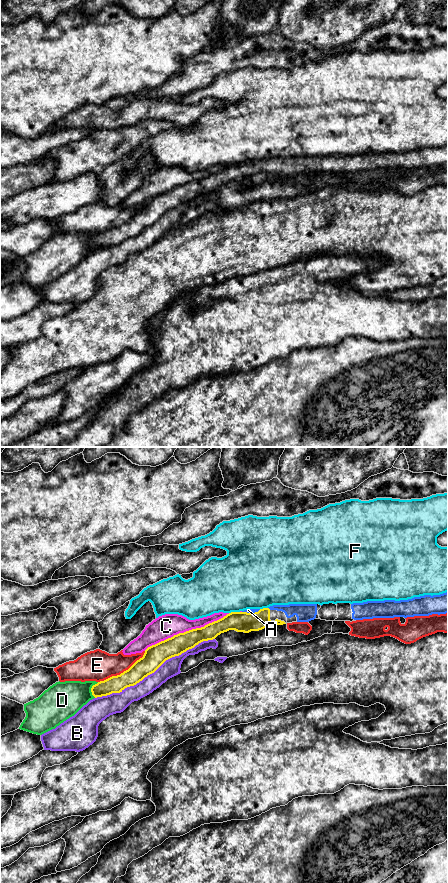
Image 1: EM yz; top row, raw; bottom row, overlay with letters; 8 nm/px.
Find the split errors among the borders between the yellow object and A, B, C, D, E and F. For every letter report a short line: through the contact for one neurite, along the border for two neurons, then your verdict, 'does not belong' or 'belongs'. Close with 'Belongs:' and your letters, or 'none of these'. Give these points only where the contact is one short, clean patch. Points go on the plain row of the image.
A: line yz (245, 174), (250, 169), (250, 164), (248, 162); belongs
B: does not belong
C: does not belong
D: does not belong
E: does not belong
F: does not belong
Belongs: A

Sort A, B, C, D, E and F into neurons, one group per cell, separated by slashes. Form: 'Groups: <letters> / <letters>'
Groups: A / B / C / D / E / F

